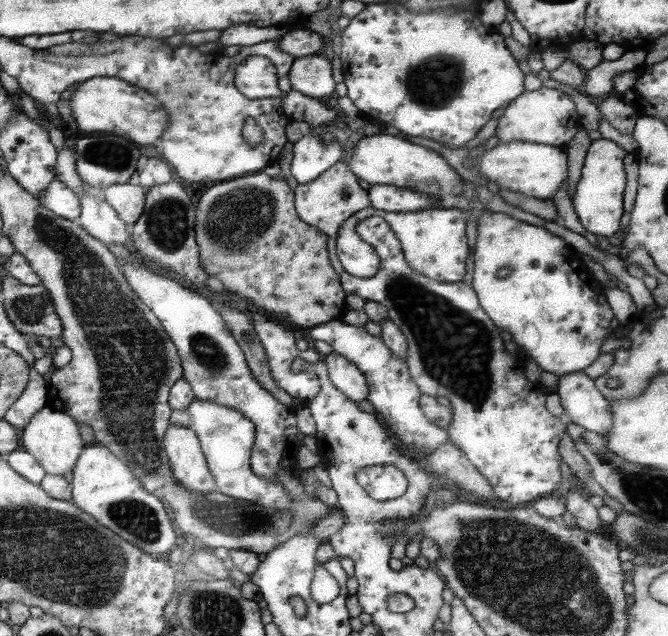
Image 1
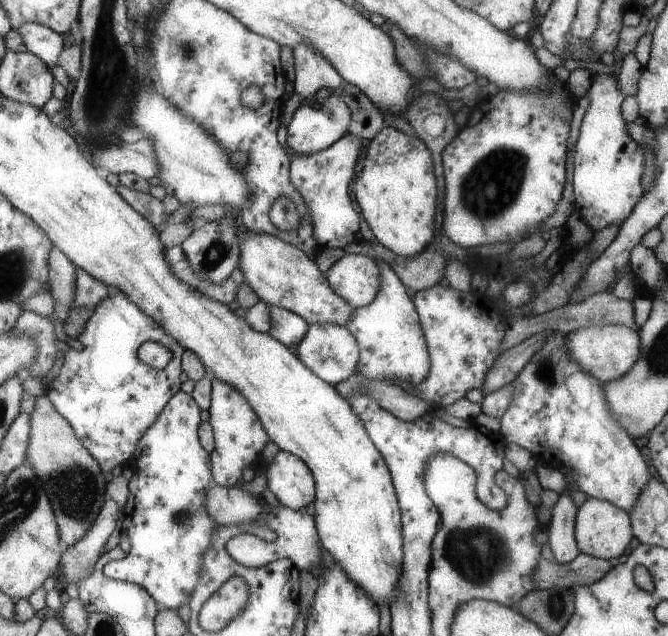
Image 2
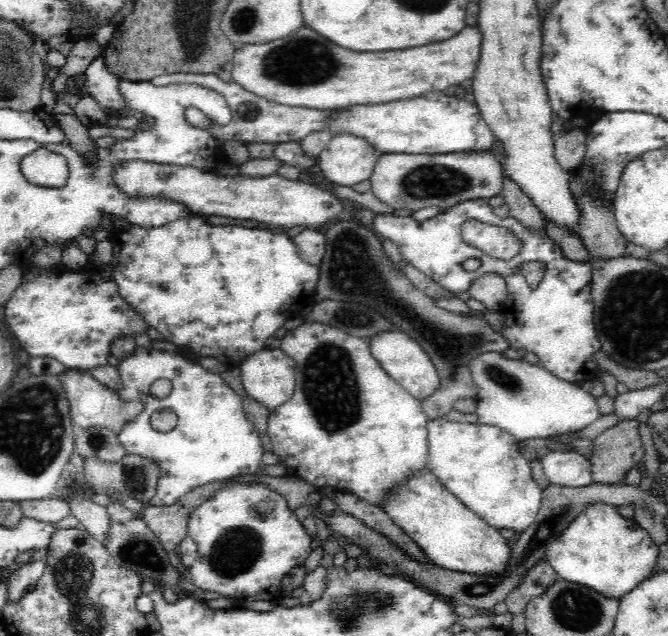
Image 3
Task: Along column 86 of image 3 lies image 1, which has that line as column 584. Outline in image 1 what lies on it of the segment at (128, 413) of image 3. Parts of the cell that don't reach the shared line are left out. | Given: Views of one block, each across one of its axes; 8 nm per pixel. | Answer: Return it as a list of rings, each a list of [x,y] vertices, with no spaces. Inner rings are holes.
[[[583,372],[563,374],[559,376],[557,388],[561,406],[571,422],[599,436],[609,432],[613,424],[611,402],[599,394],[595,382],[587,374]]]

